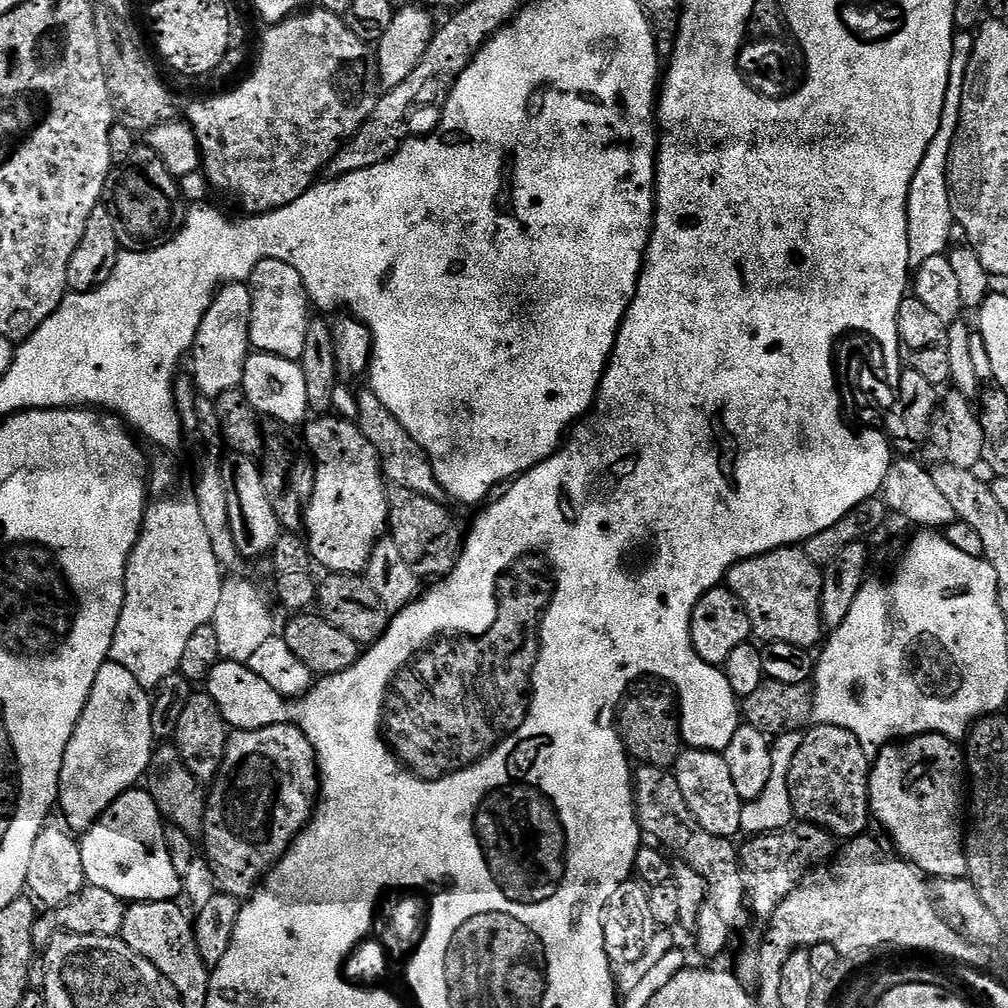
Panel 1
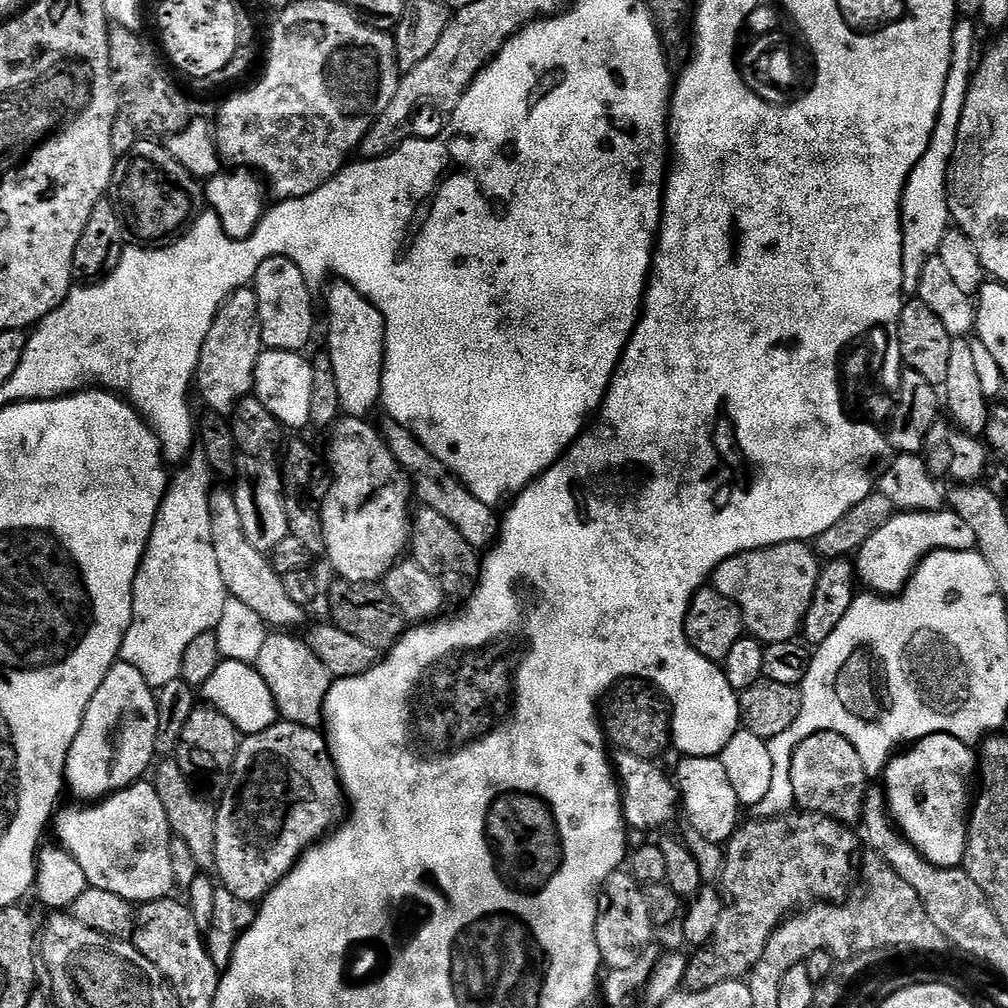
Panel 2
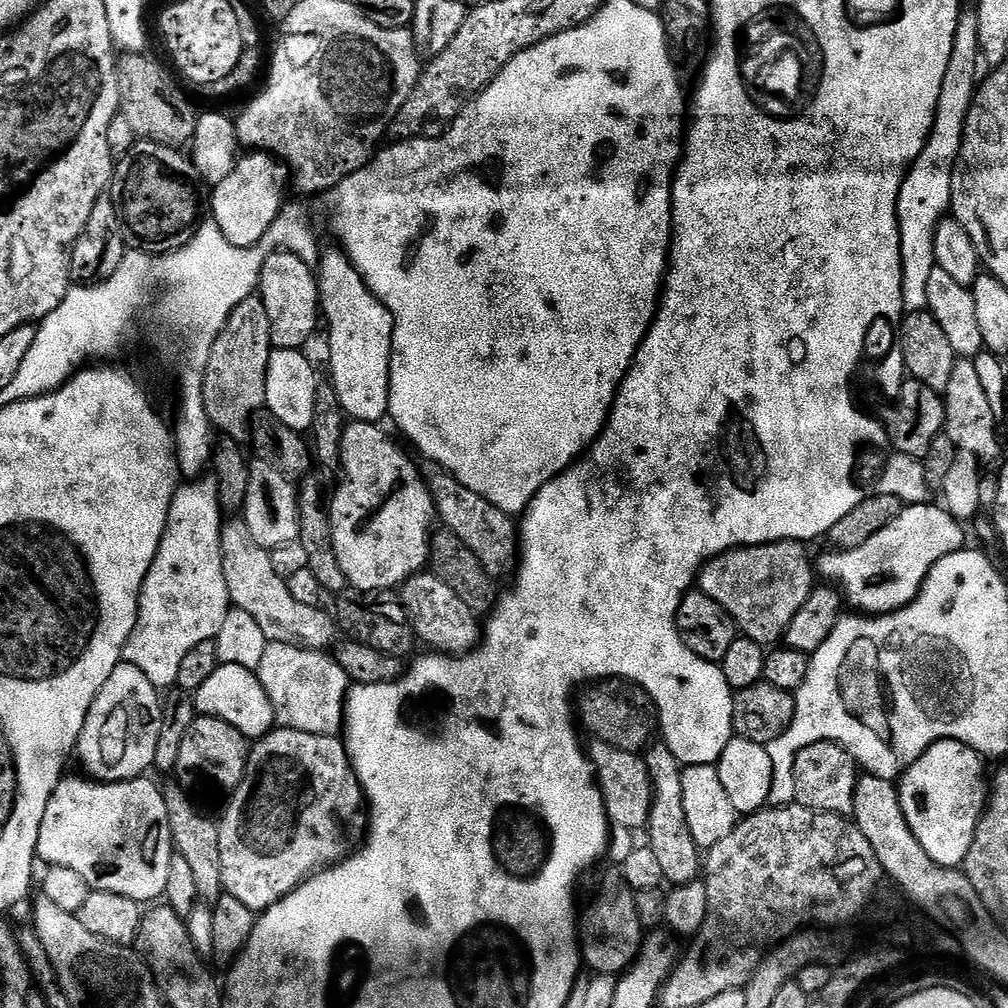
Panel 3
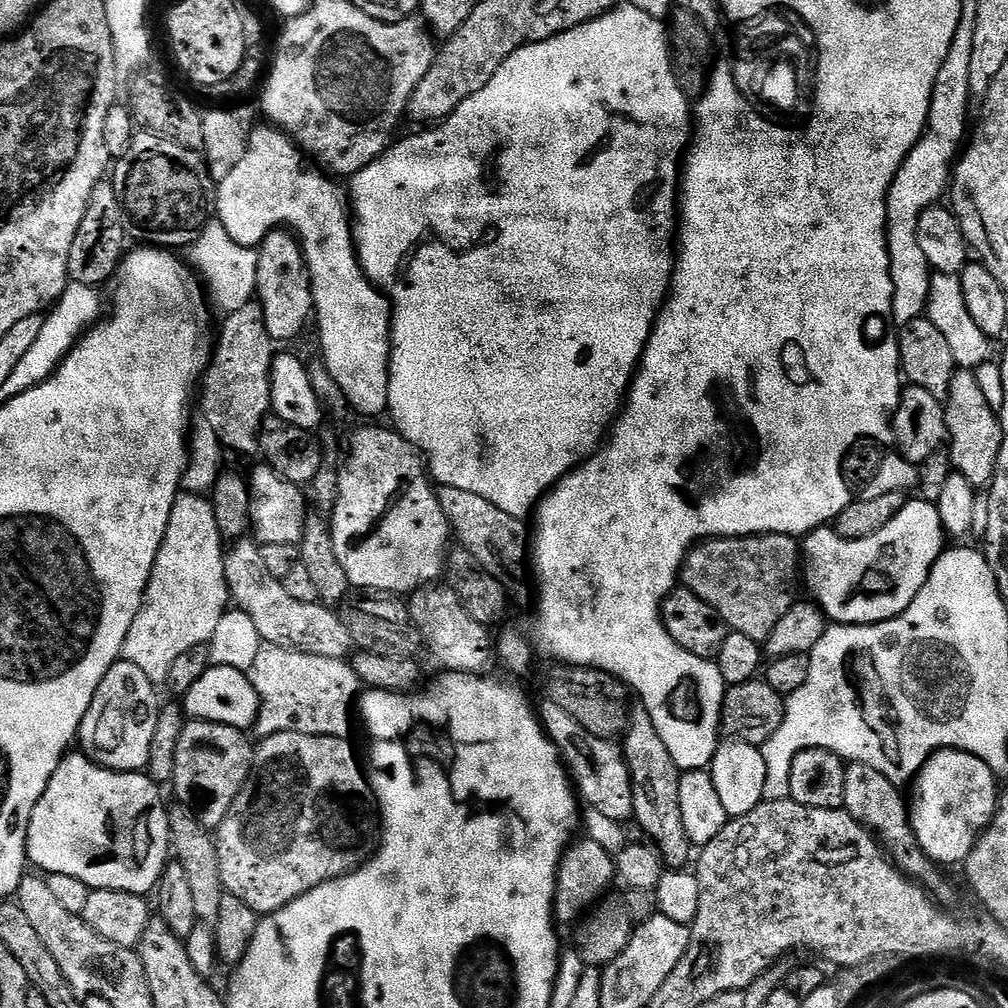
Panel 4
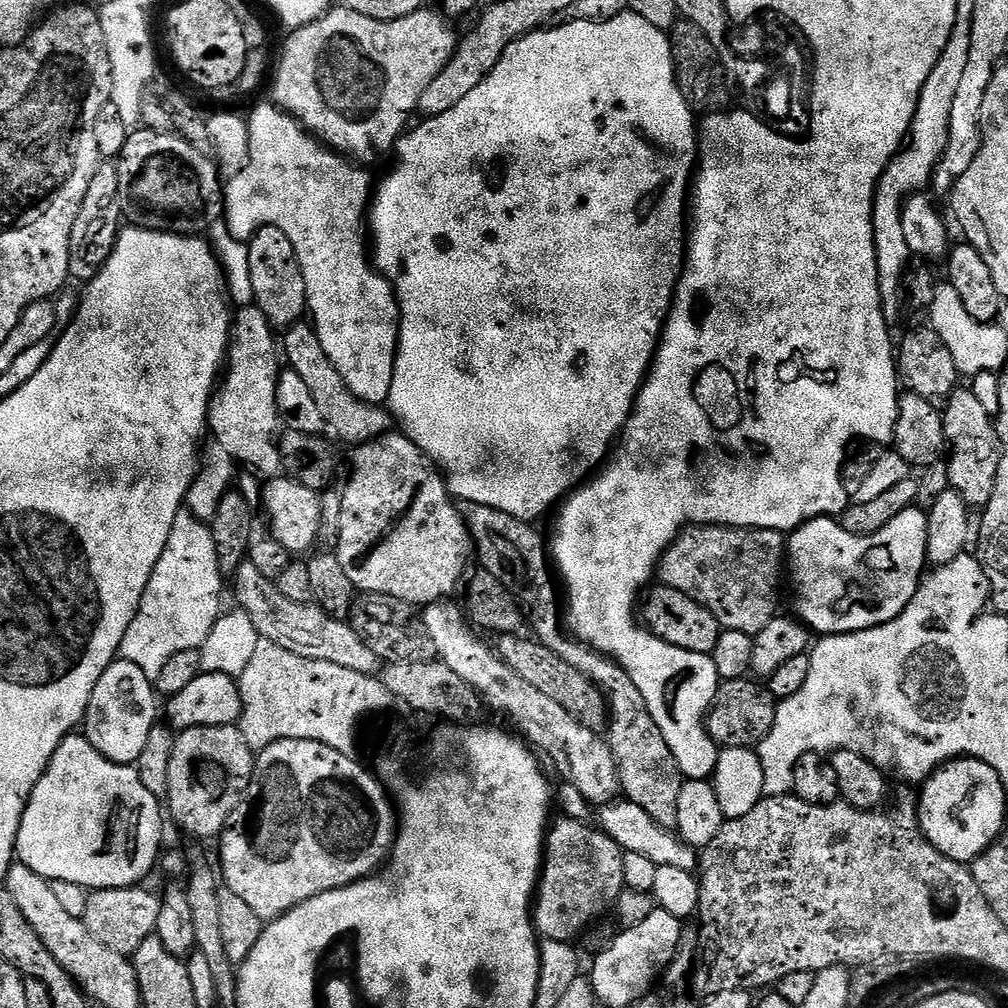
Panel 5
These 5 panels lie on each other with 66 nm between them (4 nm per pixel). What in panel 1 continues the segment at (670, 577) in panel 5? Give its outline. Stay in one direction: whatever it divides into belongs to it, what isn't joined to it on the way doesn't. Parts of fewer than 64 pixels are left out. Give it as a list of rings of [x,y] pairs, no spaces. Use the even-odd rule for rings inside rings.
[[[800,546],[775,548],[761,556],[739,560],[726,577],[726,586],[750,614],[752,634],[757,641],[790,642],[809,650],[815,649],[815,644],[819,645],[826,636],[820,609],[823,582],[823,571],[806,558]]]

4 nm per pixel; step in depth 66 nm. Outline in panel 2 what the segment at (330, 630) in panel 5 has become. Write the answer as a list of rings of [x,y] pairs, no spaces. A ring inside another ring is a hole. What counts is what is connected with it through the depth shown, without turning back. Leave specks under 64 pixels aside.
[[[217,487],[209,496],[210,502],[210,538],[214,538],[214,554],[218,558],[218,571],[222,574],[222,582],[226,586],[229,597],[234,600],[241,600],[262,622],[272,630],[296,630],[296,627],[304,620],[306,615],[305,609],[298,606],[298,602],[293,602],[286,594],[284,577],[277,574],[272,569],[272,561],[267,555],[254,546],[250,546],[249,540],[246,539],[246,530],[242,530],[242,517],[238,514],[238,502],[236,501],[235,491]]]

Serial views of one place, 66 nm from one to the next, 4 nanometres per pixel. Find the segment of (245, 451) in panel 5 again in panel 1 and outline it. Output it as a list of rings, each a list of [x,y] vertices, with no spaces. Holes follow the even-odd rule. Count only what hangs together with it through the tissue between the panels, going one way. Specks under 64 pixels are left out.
[[[237,282],[235,284],[225,284],[216,289],[216,294],[213,296],[210,306],[206,310],[206,314],[202,318],[202,326],[198,326],[198,334],[196,335],[196,343],[190,353],[190,364],[192,360],[192,376],[196,379],[196,392],[202,396],[208,396],[211,398],[217,398],[218,396],[225,394],[227,391],[234,391],[241,387],[243,382],[243,371],[246,367],[247,358],[250,355],[250,349],[252,348],[252,339],[250,338],[250,318],[252,317],[252,290],[247,283]]]

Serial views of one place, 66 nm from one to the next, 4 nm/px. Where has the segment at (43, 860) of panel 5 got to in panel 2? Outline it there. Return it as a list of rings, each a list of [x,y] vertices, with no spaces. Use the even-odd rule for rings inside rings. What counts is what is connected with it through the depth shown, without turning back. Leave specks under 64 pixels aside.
[[[144,783],[130,784],[91,806],[80,806],[80,809],[61,807],[54,816],[59,847],[65,848],[76,859],[78,866],[82,866],[89,885],[98,890],[110,890],[110,894],[118,894],[129,902],[140,902],[145,898],[168,898],[174,892],[162,798],[158,798],[155,783]]]

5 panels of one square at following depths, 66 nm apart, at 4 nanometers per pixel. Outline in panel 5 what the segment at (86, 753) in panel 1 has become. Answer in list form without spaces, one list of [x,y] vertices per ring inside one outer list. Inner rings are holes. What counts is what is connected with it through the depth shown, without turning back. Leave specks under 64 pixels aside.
[[[119,658],[113,660],[110,667],[98,678],[98,686],[94,686],[94,694],[88,703],[88,713],[82,721],[83,735],[110,762],[115,764],[135,765],[136,759],[146,747],[146,738],[150,738],[150,730],[157,727],[156,700],[158,693],[153,681],[148,680],[134,662],[126,662]]]

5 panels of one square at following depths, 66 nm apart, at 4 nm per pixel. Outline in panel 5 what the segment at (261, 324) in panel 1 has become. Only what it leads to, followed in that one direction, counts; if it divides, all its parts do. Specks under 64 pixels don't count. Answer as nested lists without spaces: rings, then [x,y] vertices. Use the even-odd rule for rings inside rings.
[[[266,226],[251,233],[247,241],[248,261],[250,262],[250,282],[255,307],[266,314],[273,329],[287,330],[305,315],[308,307],[308,291],[294,246],[278,226]]]

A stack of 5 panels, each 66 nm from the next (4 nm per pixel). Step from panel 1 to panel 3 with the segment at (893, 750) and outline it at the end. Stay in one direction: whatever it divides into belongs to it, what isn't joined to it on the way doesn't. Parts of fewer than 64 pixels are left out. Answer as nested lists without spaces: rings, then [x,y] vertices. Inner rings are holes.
[[[957,740],[934,742],[904,771],[898,781],[902,814],[914,830],[914,838],[922,842],[922,850],[938,862],[938,866],[960,868],[966,854],[970,854],[970,842],[978,822],[982,818],[990,795],[990,784],[984,780],[985,757]]]

